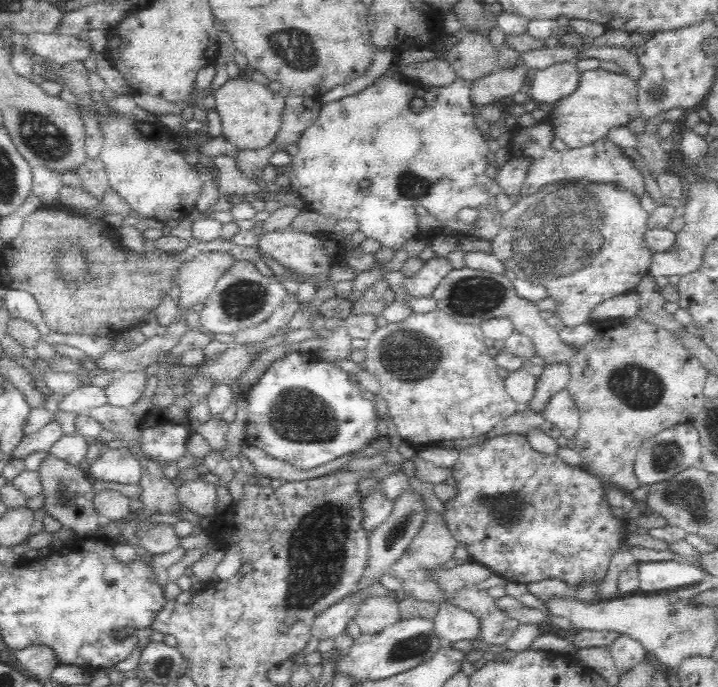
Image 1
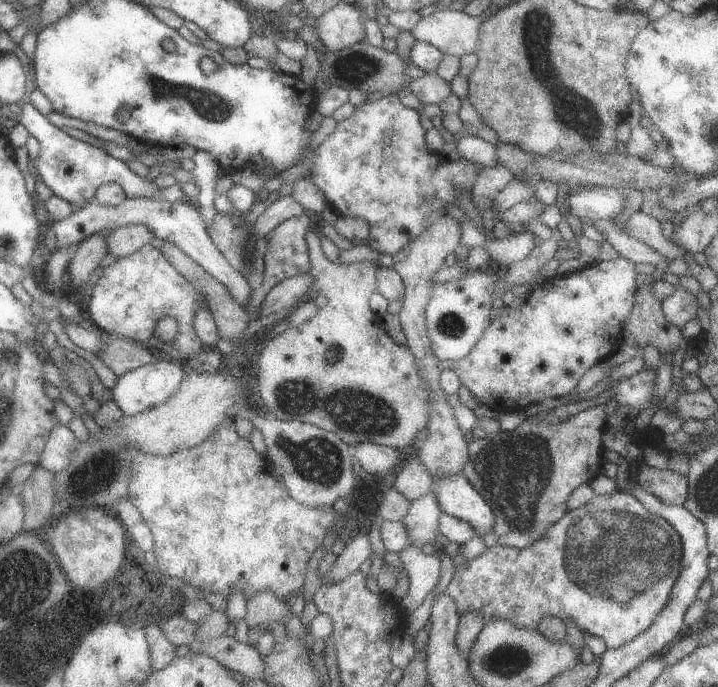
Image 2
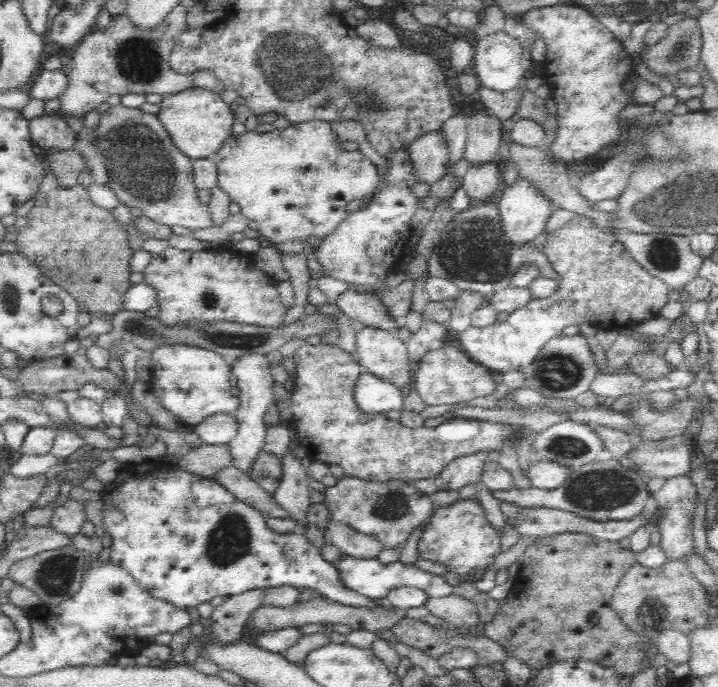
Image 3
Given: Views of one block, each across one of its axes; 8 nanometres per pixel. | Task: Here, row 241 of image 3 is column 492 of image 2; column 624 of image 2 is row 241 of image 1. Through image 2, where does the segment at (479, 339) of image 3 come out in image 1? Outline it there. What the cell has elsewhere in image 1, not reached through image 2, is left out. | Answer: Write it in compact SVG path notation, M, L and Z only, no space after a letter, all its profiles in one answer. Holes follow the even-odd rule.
M584 178L580 180L560 180L552 184L546 184L544 187L540 187L538 192L528 194L528 196L521 195L516 201L516 206L510 208L503 216L501 220L500 232L491 241L493 246L493 253L498 257L510 270L513 270L519 278L526 278L530 282L536 284L543 284L548 291L549 297L552 300L556 300L557 308L554 311L554 320L559 320L565 324L565 326L578 326L578 324L584 324L590 321L590 310L594 306L598 306L600 302L608 300L608 298L614 298L614 296L620 296L628 292L633 292L637 284L643 277L648 275L648 268L650 266L650 260L653 252L648 250L648 247L644 245L644 234L648 228L649 213L642 208L639 196L616 186L613 182L590 182Z

